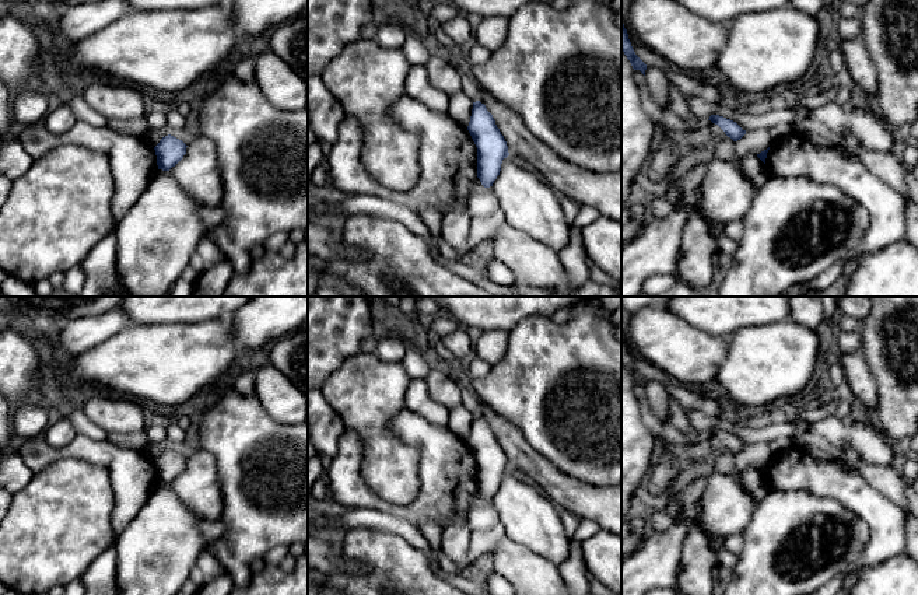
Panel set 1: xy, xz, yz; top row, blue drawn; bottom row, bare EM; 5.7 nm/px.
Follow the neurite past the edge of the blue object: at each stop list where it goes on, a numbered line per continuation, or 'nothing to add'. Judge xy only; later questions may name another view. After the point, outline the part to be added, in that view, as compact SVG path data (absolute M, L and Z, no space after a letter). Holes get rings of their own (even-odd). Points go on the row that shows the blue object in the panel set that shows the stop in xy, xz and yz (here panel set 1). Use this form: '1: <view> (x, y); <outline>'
nothing to add

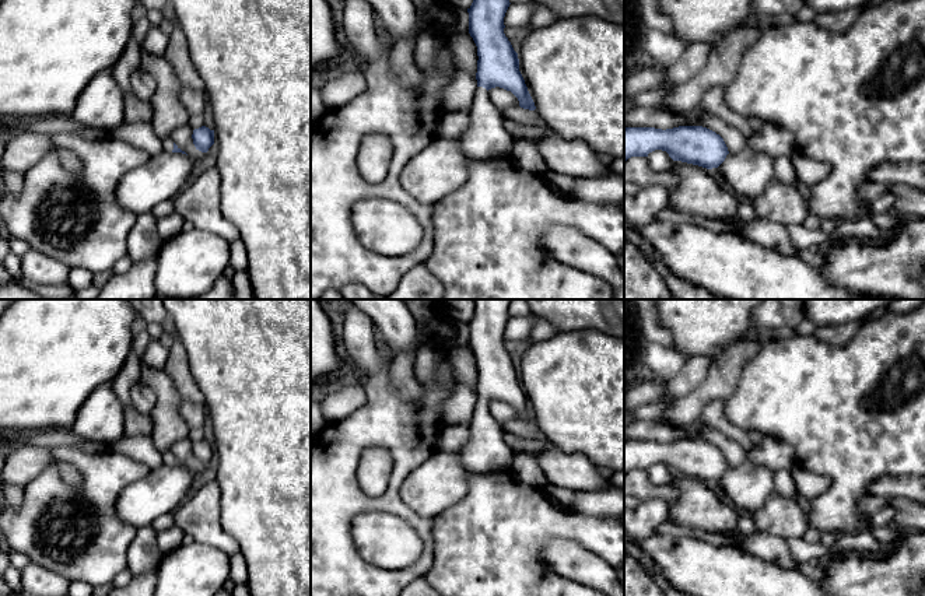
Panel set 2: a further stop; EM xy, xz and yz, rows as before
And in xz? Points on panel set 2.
1: xz (484, 139); M477 87L470 106L470 125L458 139L470 159L491 159L511 154L514 137L502 126L502 115L488 98L488 91Z

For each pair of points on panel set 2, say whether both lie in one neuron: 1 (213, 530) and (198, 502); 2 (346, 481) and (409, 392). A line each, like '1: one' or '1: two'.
1: one
2: two

